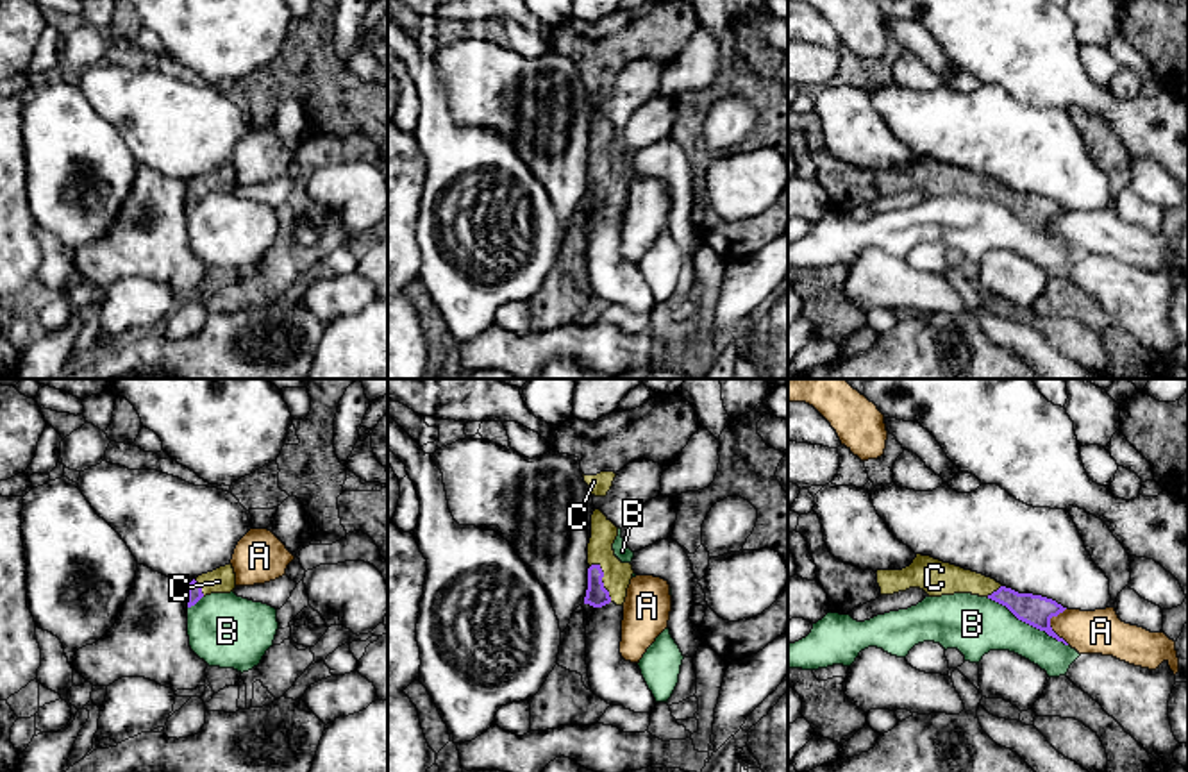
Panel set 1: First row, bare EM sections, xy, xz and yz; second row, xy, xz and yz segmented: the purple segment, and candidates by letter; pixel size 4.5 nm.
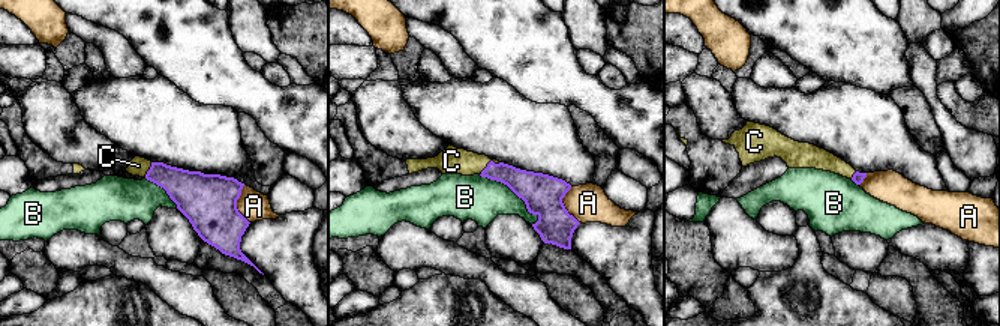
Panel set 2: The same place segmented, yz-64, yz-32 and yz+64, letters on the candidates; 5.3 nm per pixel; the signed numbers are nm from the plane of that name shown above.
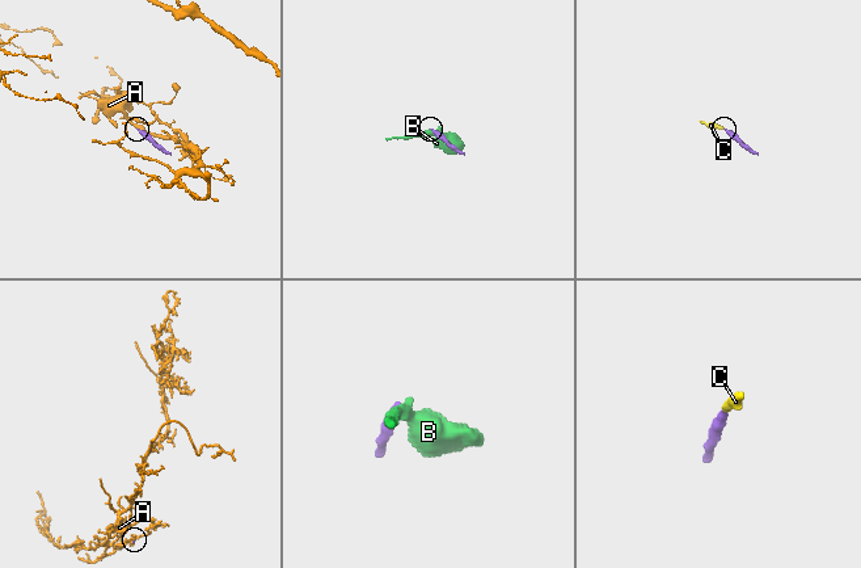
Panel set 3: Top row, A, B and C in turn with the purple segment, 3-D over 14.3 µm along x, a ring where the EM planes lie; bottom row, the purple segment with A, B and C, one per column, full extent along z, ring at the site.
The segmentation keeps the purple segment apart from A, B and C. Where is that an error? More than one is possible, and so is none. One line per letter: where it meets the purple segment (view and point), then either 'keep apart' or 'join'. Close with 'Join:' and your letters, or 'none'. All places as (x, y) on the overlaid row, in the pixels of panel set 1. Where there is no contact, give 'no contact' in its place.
A: meets purple in yz at (1049, 626); keep apart
B: meets purple in yz at (1028, 622); keep apart
C: meets purple in xz at (601, 581); join
Join: C

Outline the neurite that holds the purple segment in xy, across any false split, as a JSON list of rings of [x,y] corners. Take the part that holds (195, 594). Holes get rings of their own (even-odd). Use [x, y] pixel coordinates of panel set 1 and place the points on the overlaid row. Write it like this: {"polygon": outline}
{"polygon": [[[230,563],[202,574],[188,584],[188,608],[195,606],[205,595],[230,593],[234,588],[236,574]]]}

